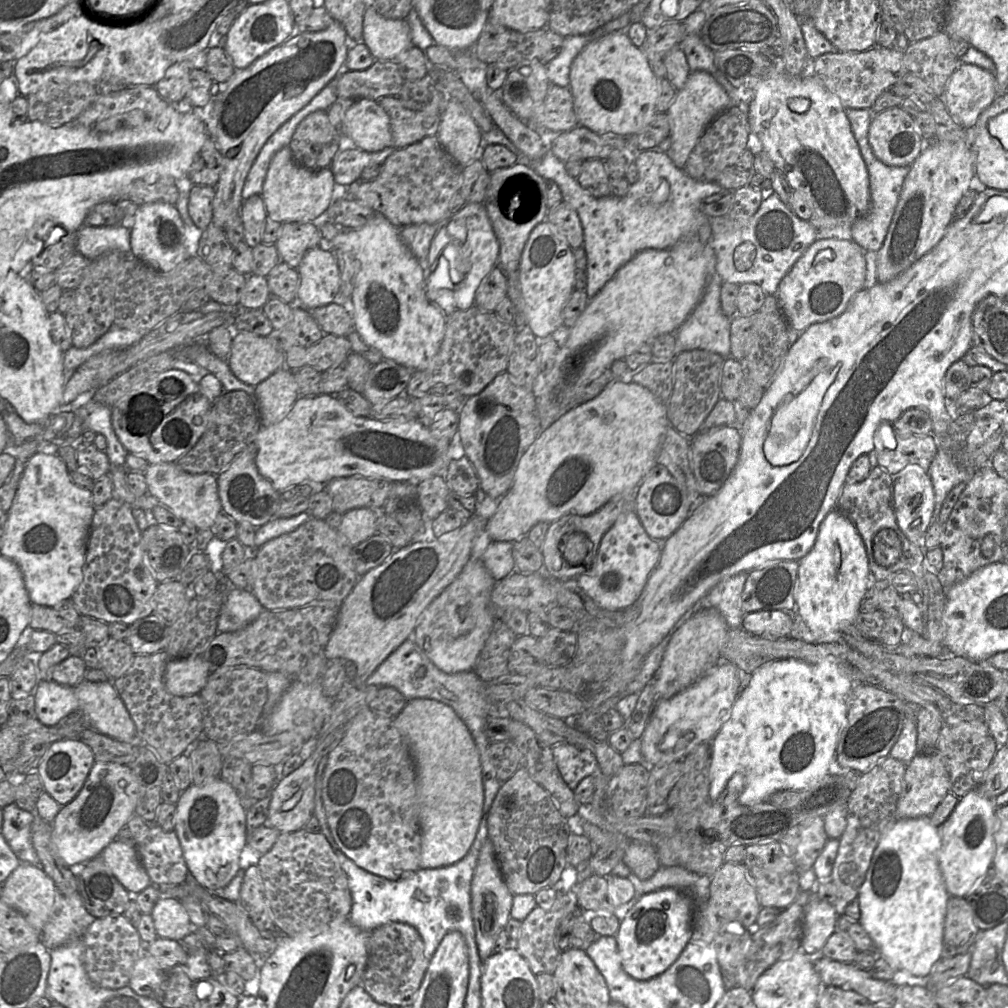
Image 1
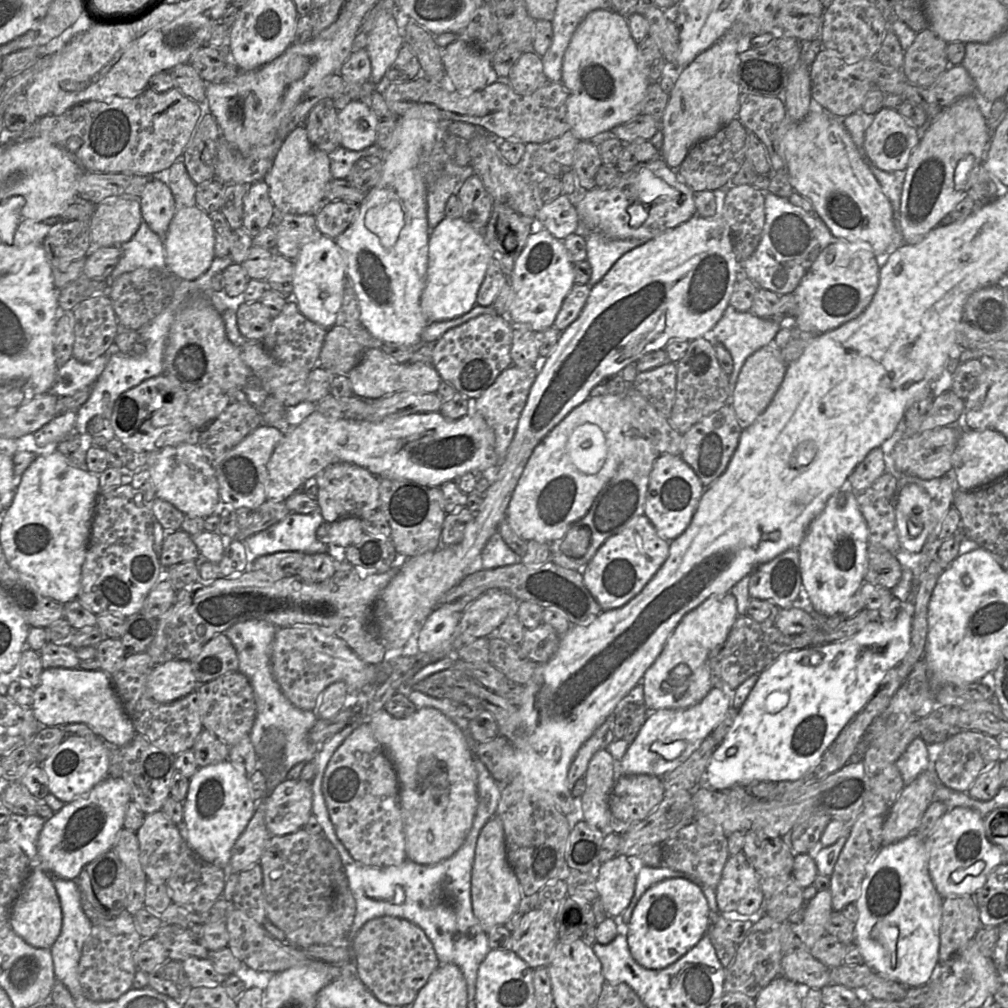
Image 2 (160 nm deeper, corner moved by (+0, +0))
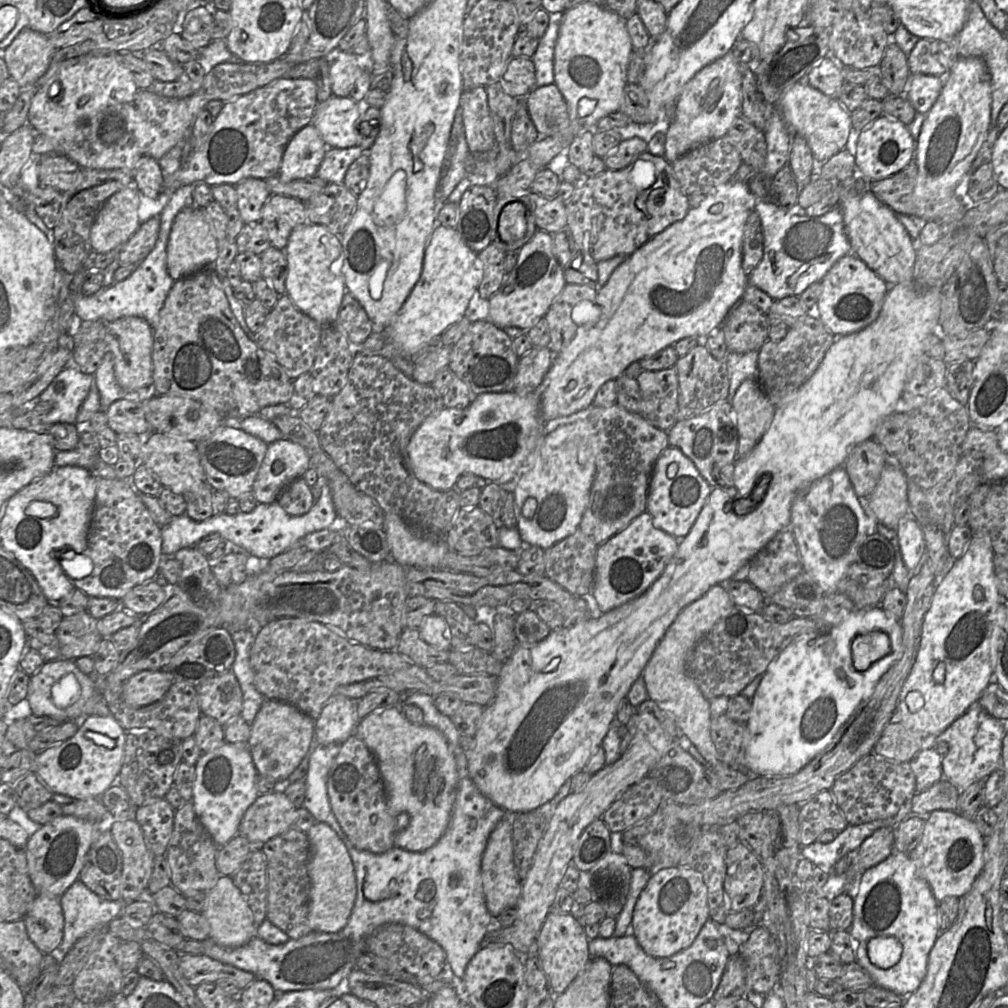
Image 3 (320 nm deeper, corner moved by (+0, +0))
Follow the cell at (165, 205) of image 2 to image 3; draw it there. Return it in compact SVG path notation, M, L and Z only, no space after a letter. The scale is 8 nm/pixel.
M142 157L133 172L133 185L140 194L156 199L164 191L164 176L157 160Z

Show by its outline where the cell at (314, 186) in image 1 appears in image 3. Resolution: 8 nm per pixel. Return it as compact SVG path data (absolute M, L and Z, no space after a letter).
M312 123L304 126L288 142L278 177L290 182L315 176L326 150L327 145L316 127Z

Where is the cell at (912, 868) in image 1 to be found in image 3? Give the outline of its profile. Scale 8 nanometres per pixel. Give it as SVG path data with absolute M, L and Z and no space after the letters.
M893 852L862 874L848 931L853 940L855 962L868 972L873 985L893 991L901 997L907 997L918 989L926 975L929 953L940 934L939 902L920 876L910 855Z

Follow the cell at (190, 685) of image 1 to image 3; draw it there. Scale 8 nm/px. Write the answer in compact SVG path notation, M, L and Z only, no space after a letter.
M144 670L125 681L122 688L123 701L140 708L160 700L174 682L171 673L163 670Z

